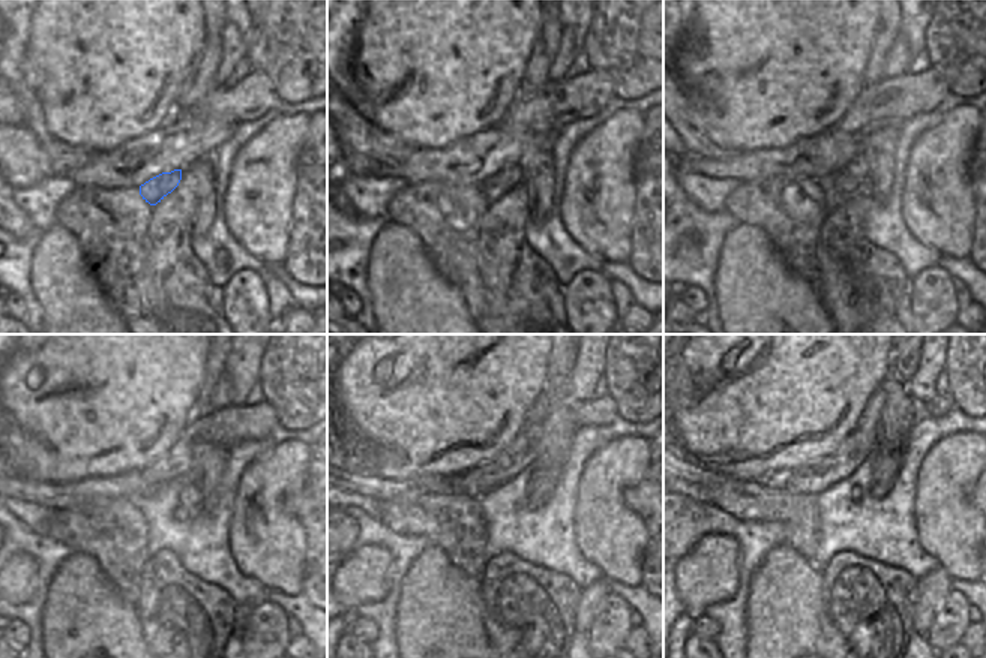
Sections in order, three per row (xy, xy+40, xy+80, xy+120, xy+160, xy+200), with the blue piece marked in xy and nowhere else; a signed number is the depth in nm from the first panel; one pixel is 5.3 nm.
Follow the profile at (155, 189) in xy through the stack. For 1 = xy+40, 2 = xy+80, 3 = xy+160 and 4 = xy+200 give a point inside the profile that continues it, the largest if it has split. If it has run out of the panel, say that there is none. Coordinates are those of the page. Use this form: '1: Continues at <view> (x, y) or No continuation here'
1: Continues at xy+40 (494, 186)
2: Continues at xy+80 (853, 177)
3: Continues at xy+160 (542, 484)
4: Continues at xy+200 (887, 463).

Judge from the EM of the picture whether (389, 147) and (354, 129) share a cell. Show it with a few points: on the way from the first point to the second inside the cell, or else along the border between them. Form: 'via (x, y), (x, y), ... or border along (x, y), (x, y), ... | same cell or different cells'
via (380, 147), (363, 138) | same cell

